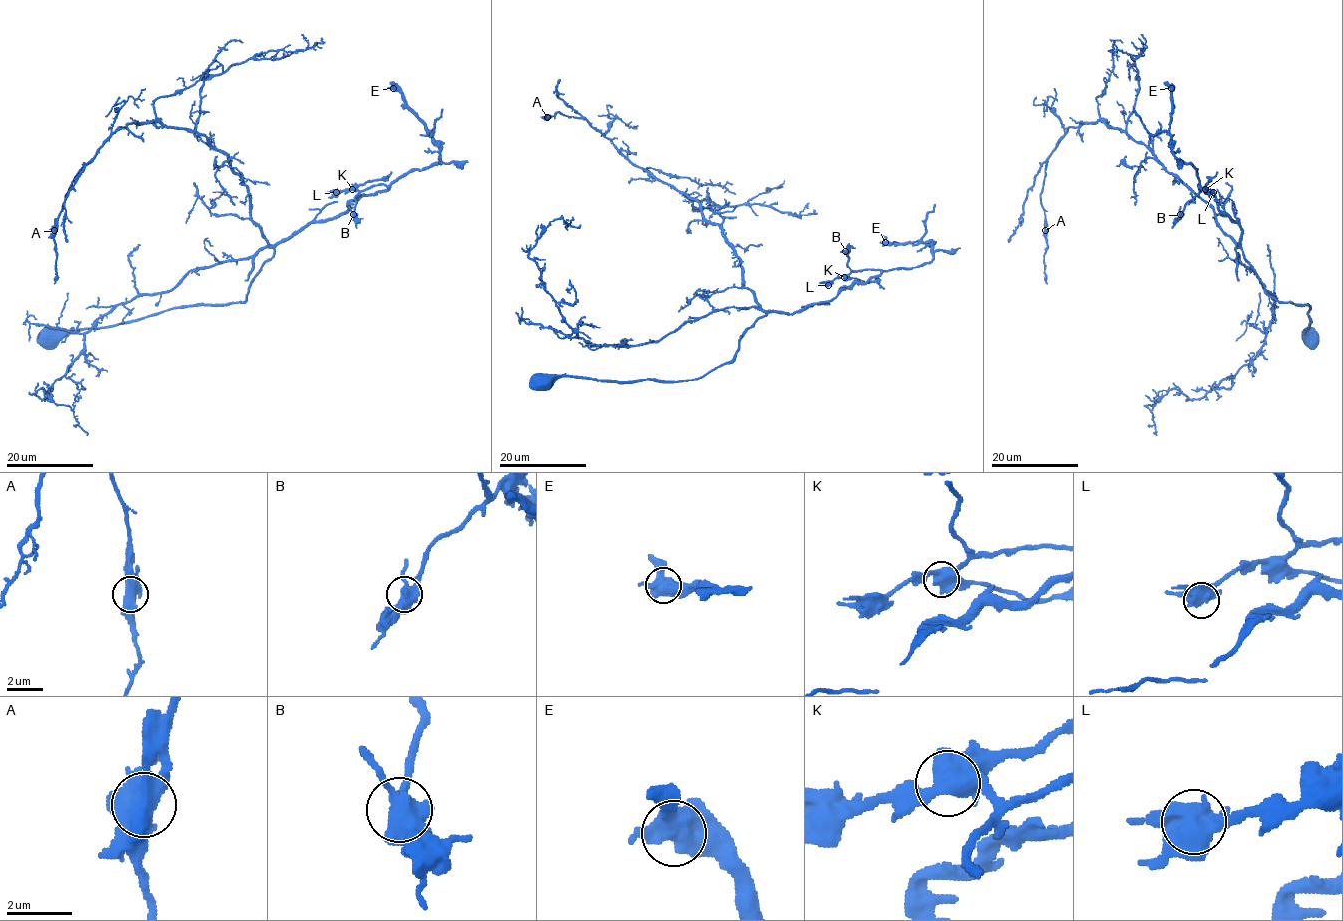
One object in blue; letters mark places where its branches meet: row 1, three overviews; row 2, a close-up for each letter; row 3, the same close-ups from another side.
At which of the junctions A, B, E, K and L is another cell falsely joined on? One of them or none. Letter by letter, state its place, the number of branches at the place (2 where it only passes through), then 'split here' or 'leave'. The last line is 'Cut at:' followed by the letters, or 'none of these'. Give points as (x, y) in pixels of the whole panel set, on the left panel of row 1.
A: (54, 230) | 3 | leave
B: (353, 214) | 3 | leave
E: (393, 88) | 3 | leave
K: (352, 189) | 3 | leave
L: (336, 192) | 3 | leave
Cut at: none of these

